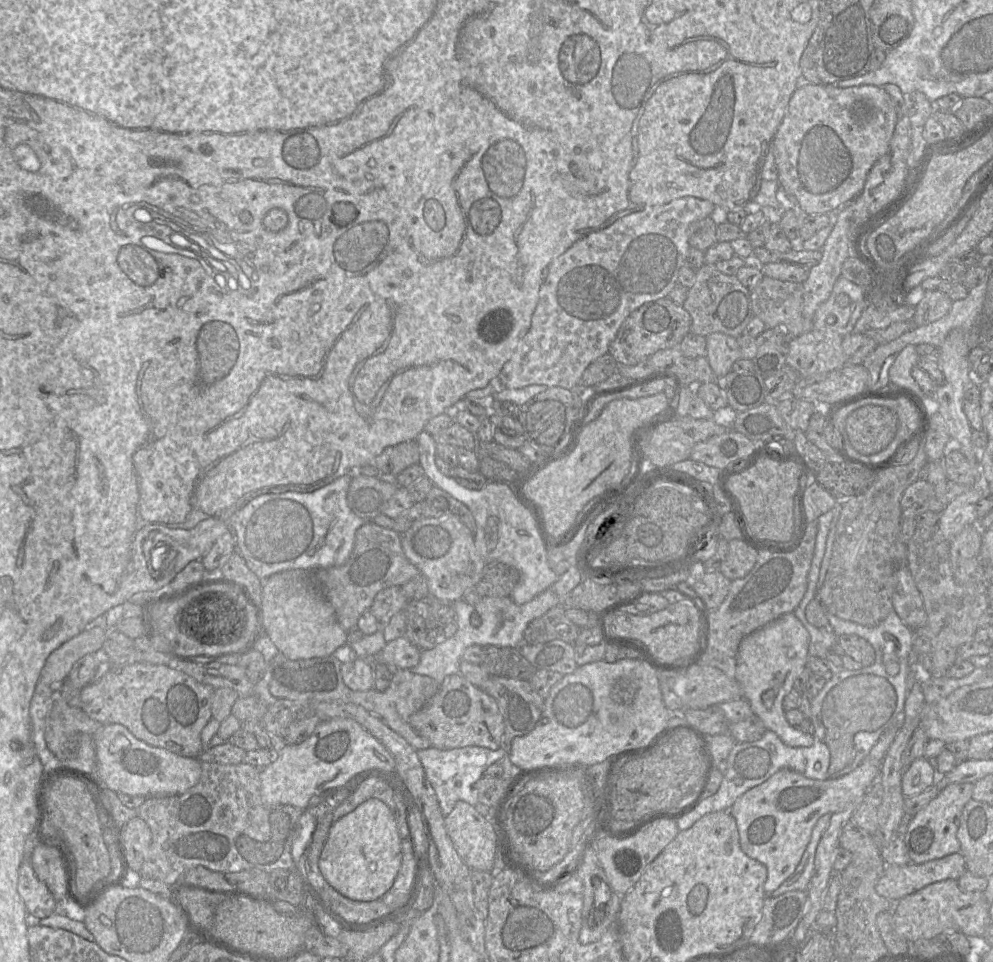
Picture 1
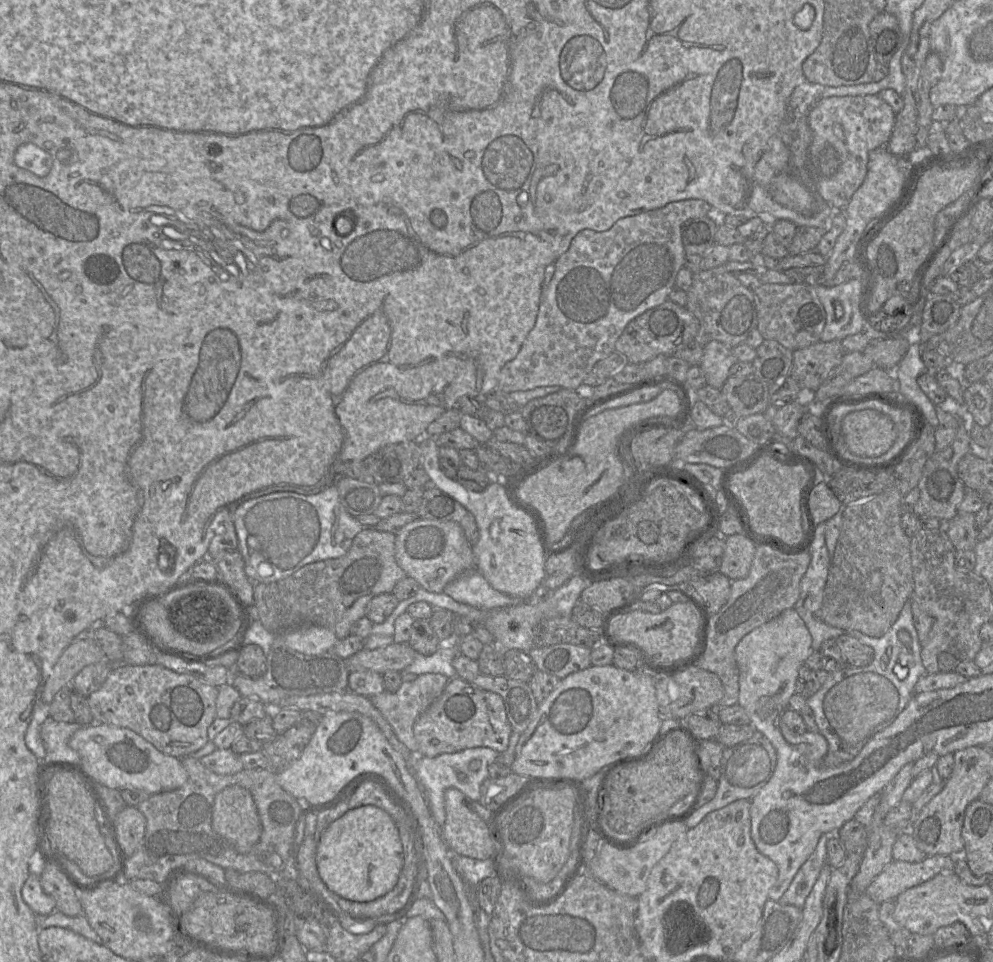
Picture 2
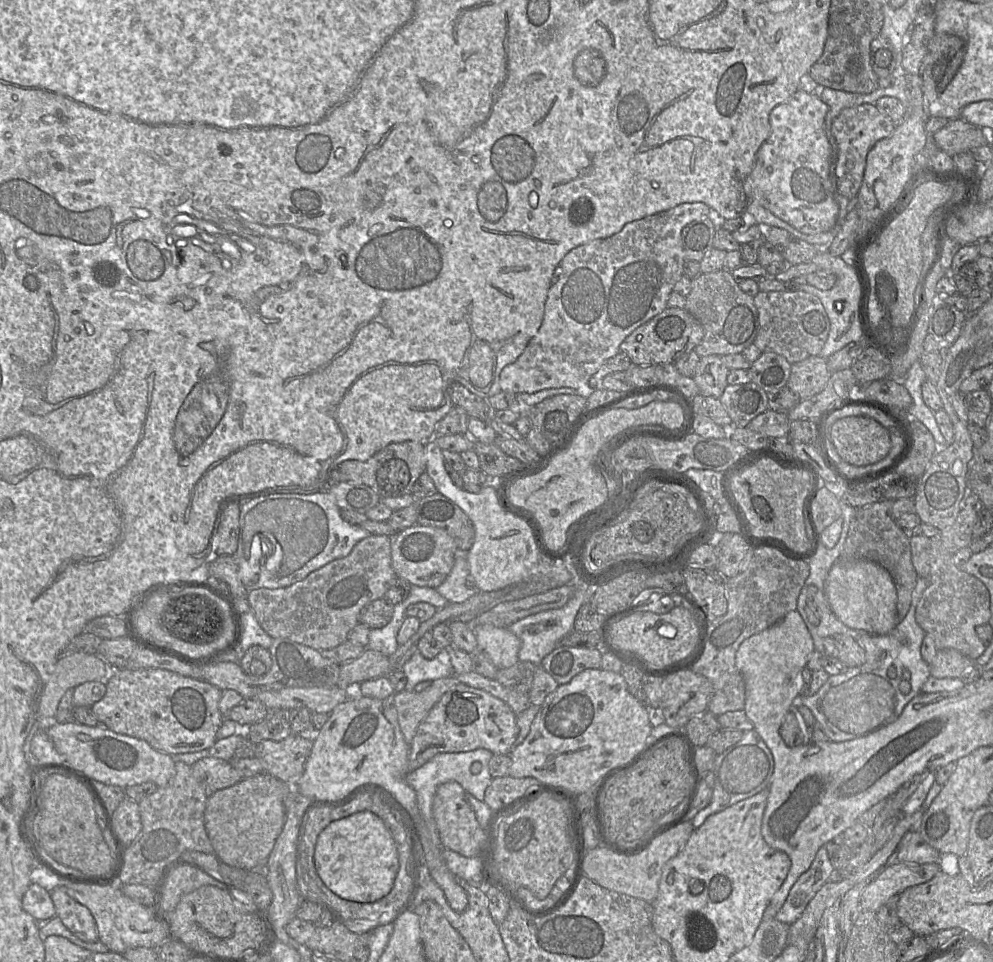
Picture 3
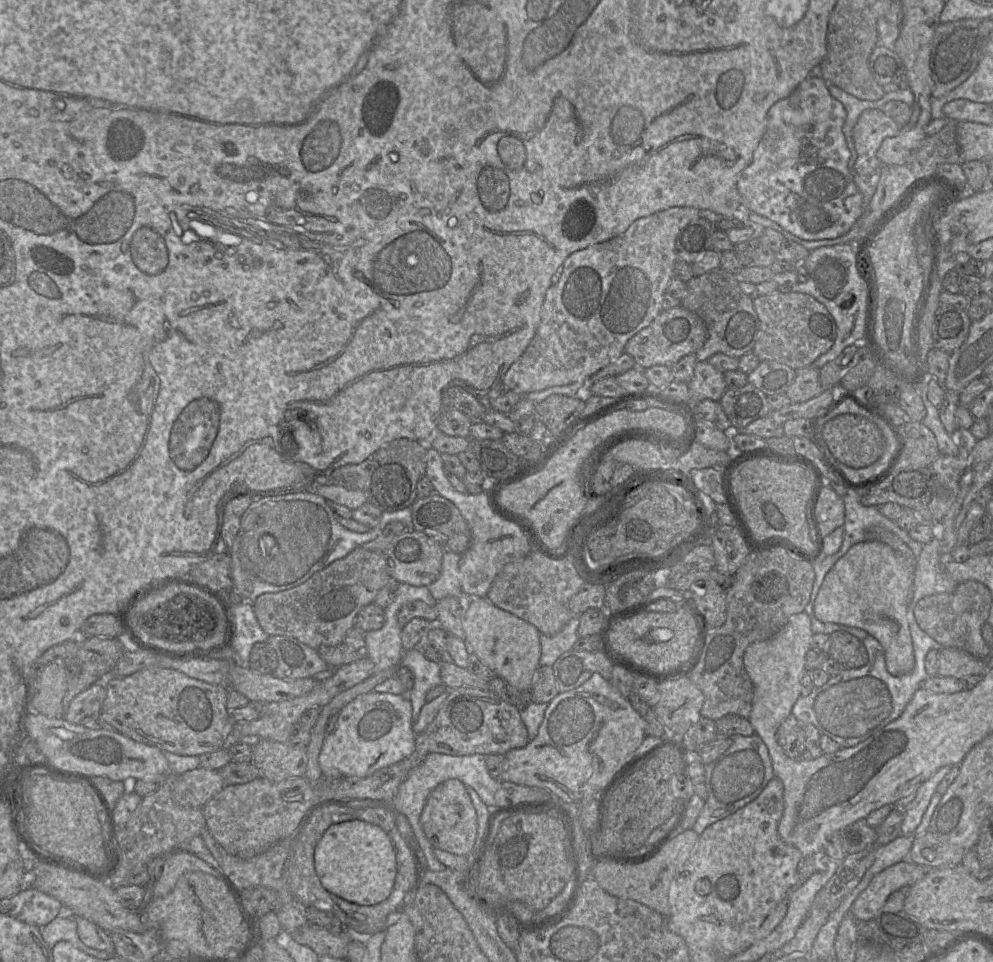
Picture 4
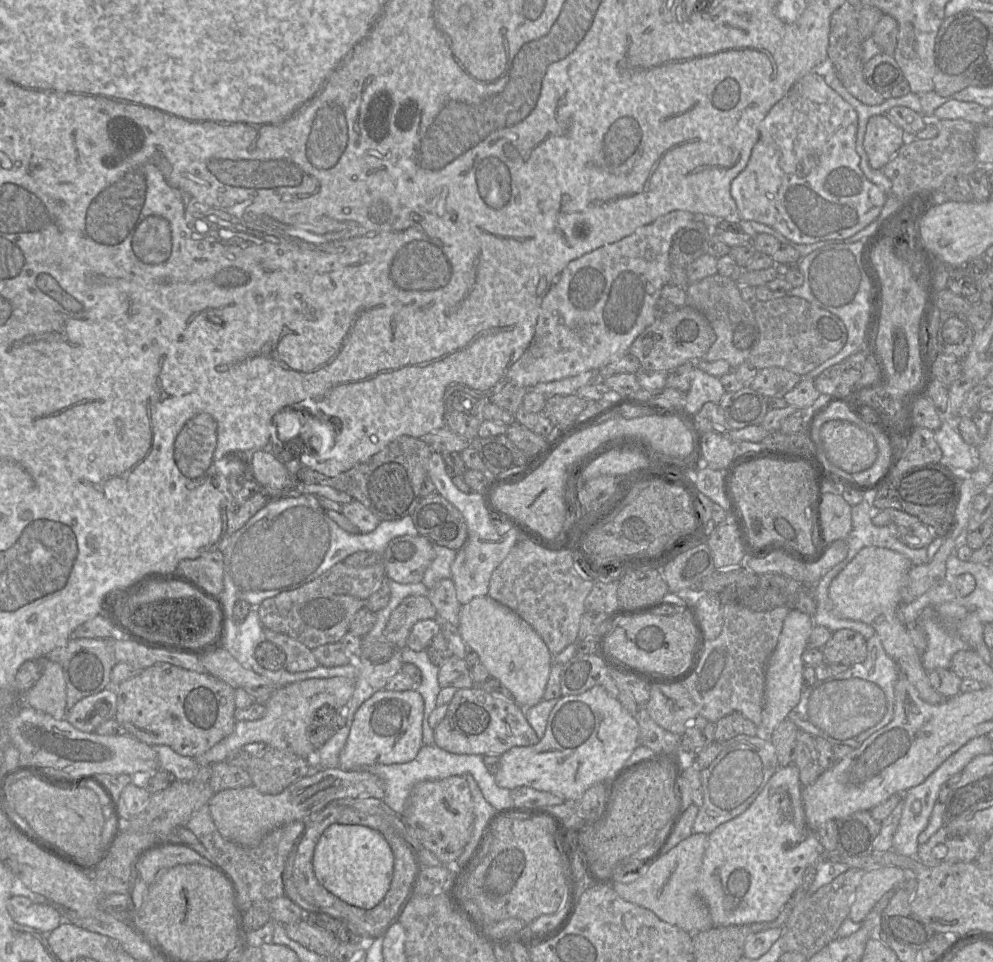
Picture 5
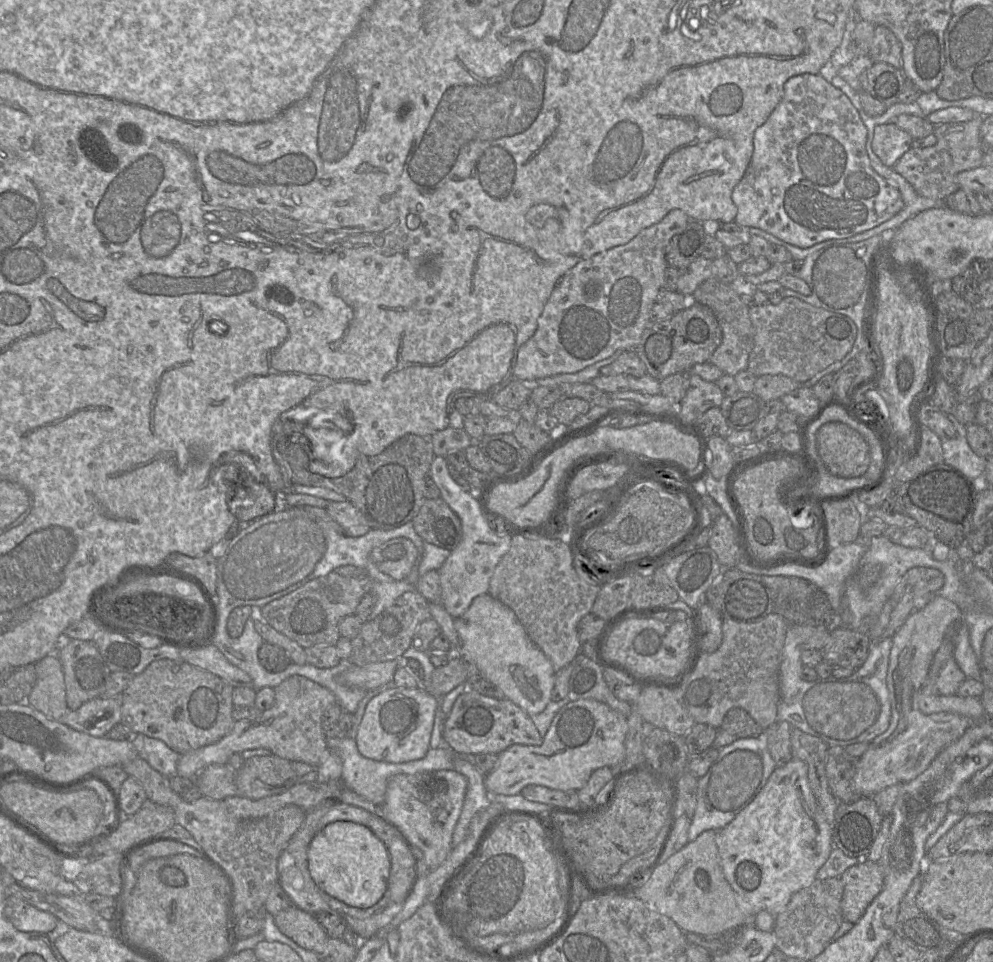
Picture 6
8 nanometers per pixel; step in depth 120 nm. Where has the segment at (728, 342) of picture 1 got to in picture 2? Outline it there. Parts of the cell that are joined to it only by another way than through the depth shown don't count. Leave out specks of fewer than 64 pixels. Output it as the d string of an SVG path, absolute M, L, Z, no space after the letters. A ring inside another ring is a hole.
M713 340L703 348L700 368L704 373L706 384L721 389L729 378L729 370L737 361L733 348Z

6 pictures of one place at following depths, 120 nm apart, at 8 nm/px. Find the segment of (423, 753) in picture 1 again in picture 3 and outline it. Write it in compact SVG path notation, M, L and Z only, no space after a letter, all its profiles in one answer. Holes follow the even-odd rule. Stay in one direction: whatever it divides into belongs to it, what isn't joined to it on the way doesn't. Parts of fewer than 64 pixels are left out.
M476 749L469 752L459 753L439 753L420 768L406 775L406 782L416 792L417 803L422 819L426 825L428 833L430 833L431 841L436 847L443 847L432 813L432 804L437 788L446 782L455 781L459 783L467 793L473 795L477 800L483 801L485 791L493 779L490 775L488 765L492 756L493 754L487 749ZM476 761L482 764L482 770L478 775L474 775L470 771L472 763Z

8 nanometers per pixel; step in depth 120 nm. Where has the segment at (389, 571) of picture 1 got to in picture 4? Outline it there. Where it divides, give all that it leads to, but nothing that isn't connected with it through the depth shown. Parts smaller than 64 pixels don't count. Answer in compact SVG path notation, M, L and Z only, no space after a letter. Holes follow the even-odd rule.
M357 547L344 558L335 560L296 587L261 594L253 603L253 609L259 625L268 635L293 637L316 650L320 646L337 646L344 642L347 632L355 627L358 612L368 604L374 603L376 595L390 579L392 578L388 573L384 553Z

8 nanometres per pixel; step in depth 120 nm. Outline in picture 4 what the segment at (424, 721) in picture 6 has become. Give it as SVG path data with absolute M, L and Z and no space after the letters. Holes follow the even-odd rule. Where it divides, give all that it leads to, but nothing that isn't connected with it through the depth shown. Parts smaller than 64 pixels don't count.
M369 692L356 697L338 714L336 729L328 734L318 757L326 778L366 778L408 758L415 749L412 705L404 695Z

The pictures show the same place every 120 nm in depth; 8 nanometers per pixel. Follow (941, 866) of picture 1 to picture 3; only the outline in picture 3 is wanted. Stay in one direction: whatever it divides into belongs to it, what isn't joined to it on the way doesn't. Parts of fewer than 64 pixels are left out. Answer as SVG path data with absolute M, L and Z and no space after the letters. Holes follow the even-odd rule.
M899 860L877 874L861 895L862 910L877 911L890 897L910 886L926 882L940 870L938 863L916 863Z

